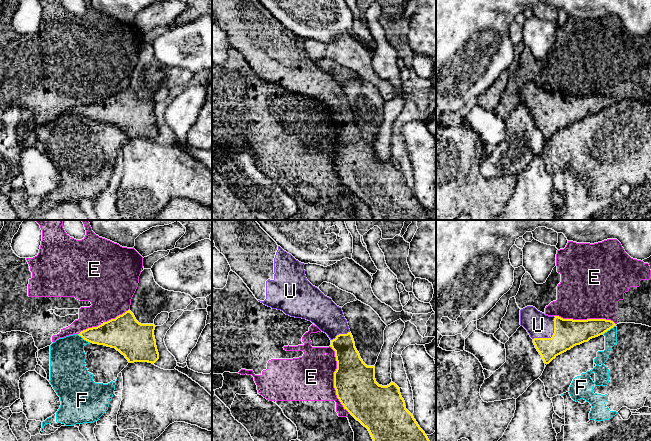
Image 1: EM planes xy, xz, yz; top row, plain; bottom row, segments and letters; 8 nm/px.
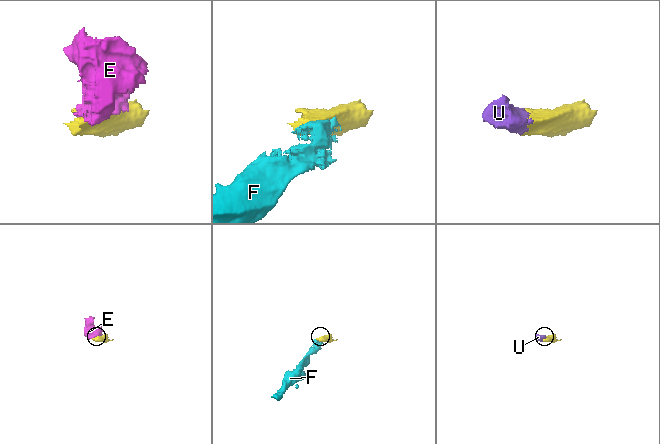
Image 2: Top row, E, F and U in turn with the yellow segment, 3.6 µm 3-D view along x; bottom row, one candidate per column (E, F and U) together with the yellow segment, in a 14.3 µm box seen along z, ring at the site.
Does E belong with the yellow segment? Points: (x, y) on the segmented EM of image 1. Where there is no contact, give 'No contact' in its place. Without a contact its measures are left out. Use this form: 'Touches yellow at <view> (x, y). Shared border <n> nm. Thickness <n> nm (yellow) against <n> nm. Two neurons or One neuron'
Touches yellow at xz (334, 379). Shared border 550 nm. Thickness 340 nm (yellow) against 360 nm. Two neurons

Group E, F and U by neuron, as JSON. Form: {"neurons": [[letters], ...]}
{"neurons": [["E"], ["F"], ["U"]]}

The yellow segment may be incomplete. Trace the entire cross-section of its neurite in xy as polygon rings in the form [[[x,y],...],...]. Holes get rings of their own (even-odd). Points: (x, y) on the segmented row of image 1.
[[[128,310],[103,324],[81,331],[84,340],[98,345],[115,348],[129,363],[155,363],[159,353],[154,336],[154,324],[139,323]]]

